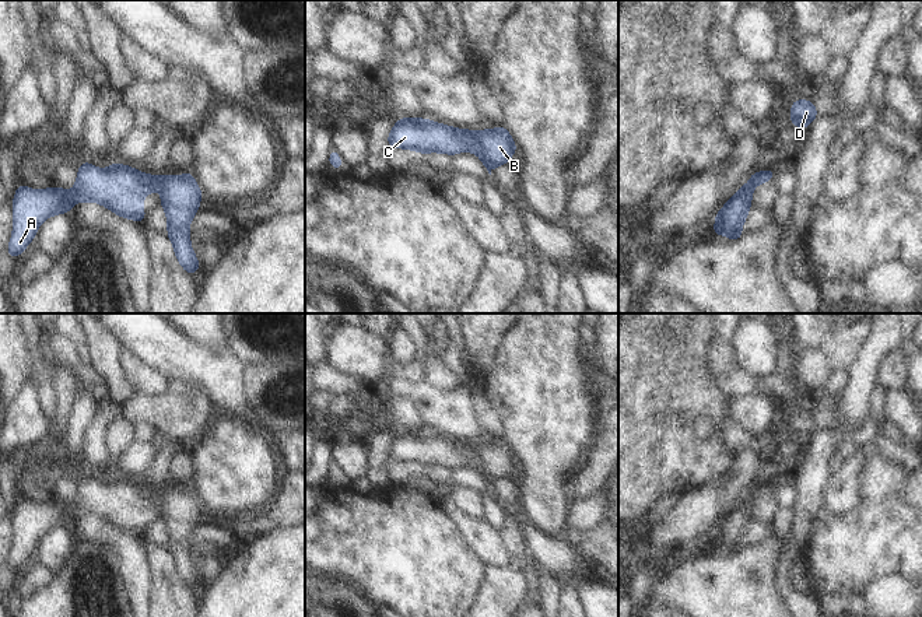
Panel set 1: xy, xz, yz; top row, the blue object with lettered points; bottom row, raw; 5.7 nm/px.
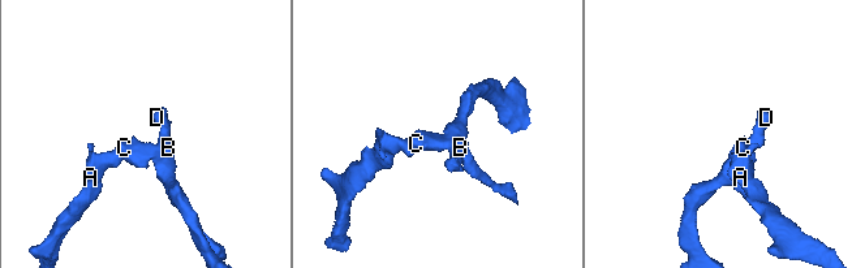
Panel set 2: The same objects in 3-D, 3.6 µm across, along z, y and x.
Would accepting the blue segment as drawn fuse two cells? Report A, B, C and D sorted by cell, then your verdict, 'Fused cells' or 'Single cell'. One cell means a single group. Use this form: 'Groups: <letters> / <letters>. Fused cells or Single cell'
Groups: A C / B D. Fused cells.

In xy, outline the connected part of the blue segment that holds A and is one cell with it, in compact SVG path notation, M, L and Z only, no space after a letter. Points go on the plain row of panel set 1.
M84 474L78 480L73 505L59 499L32 504L20 498L11 516L14 541L7 565L11 572L17 571L48 530L70 526L80 515L97 515L123 532L143 536L146 530L143 511L158 502L161 497L162 490L139 485L127 478L111 477L106 483L99 483Z

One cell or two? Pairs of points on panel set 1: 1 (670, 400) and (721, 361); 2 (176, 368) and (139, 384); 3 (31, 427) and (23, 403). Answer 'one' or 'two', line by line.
1: two
2: two
3: one

